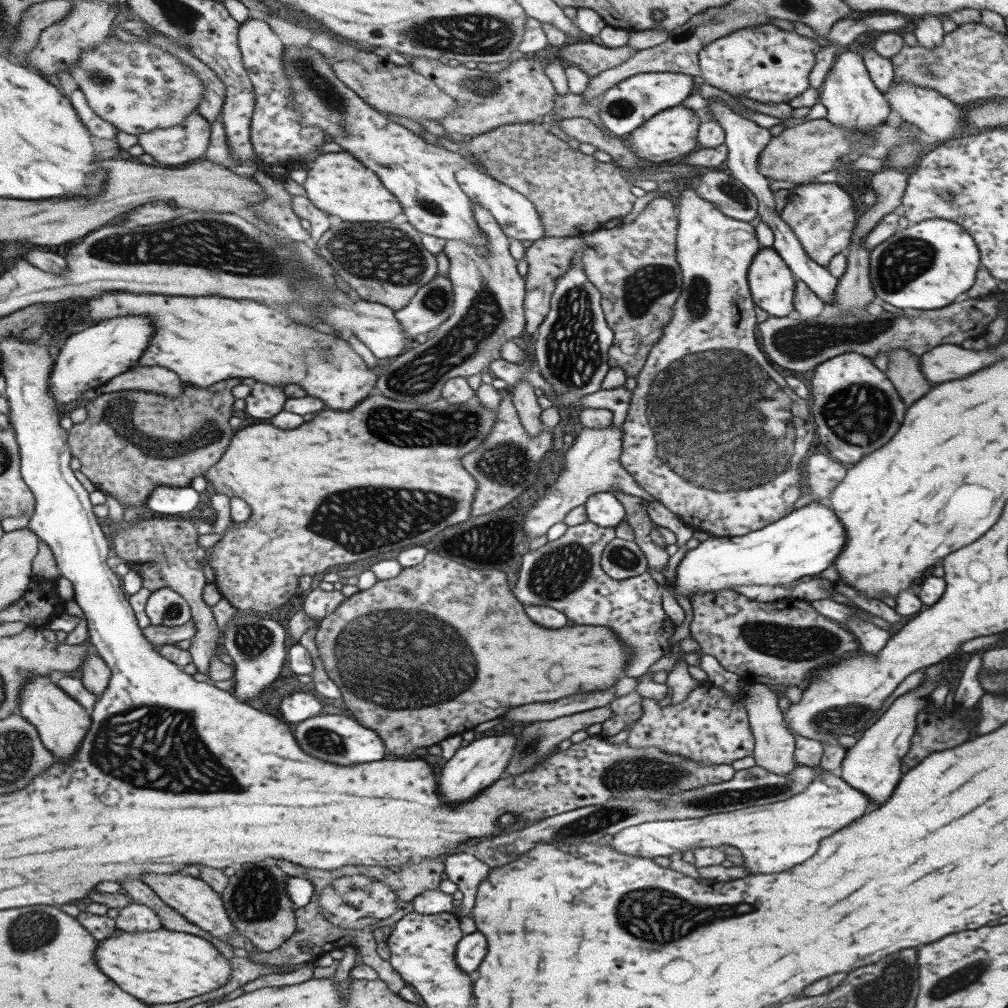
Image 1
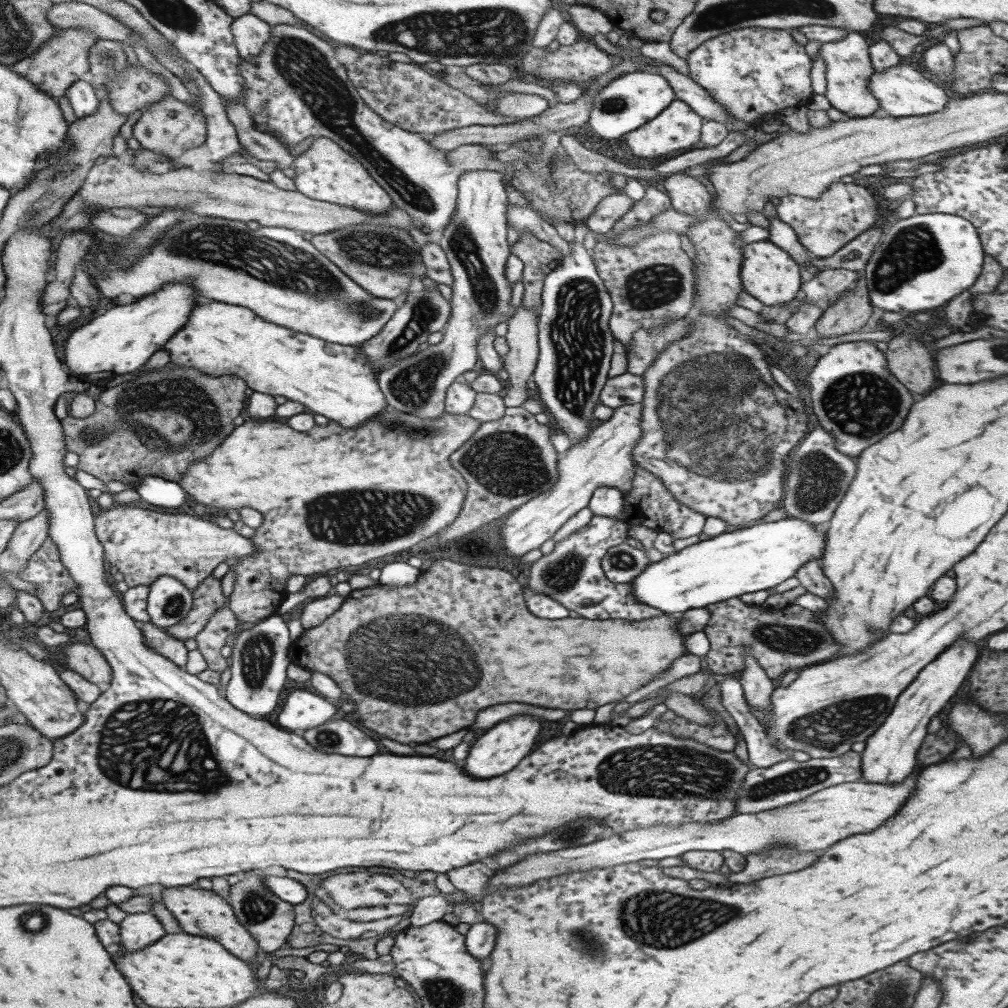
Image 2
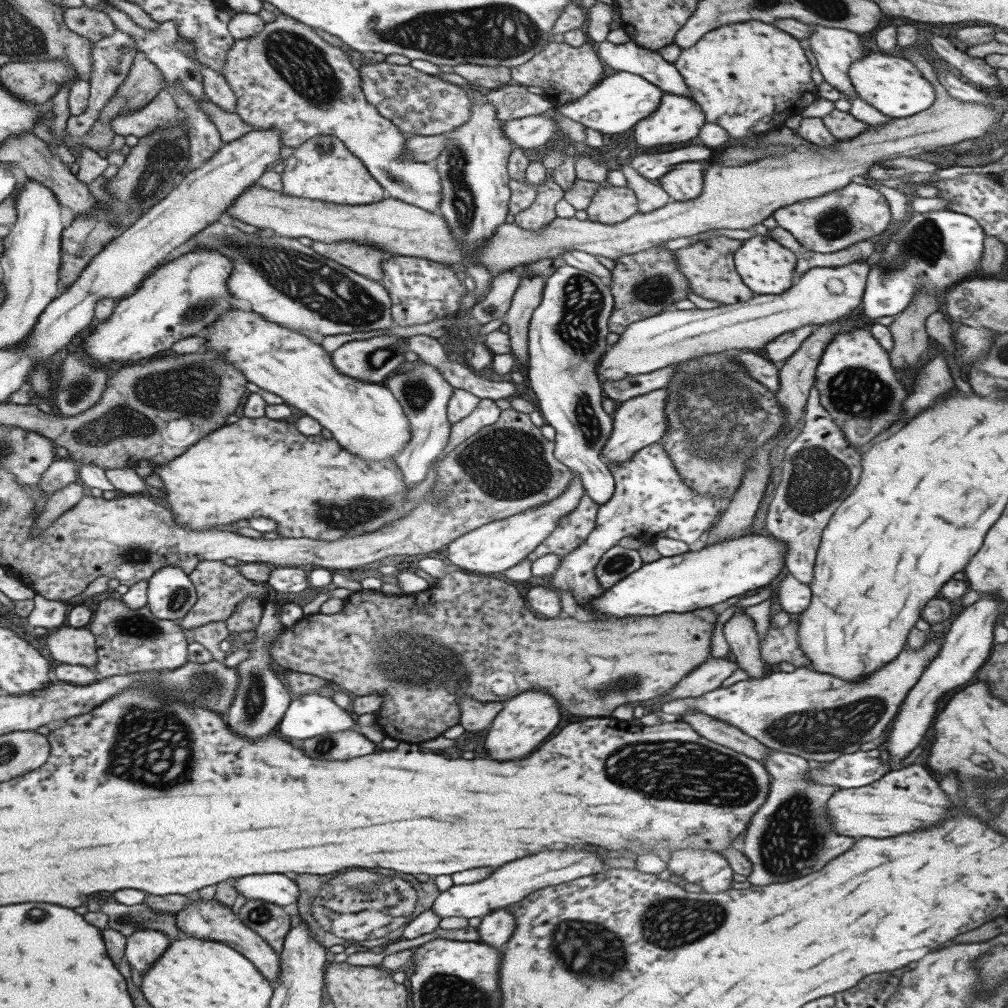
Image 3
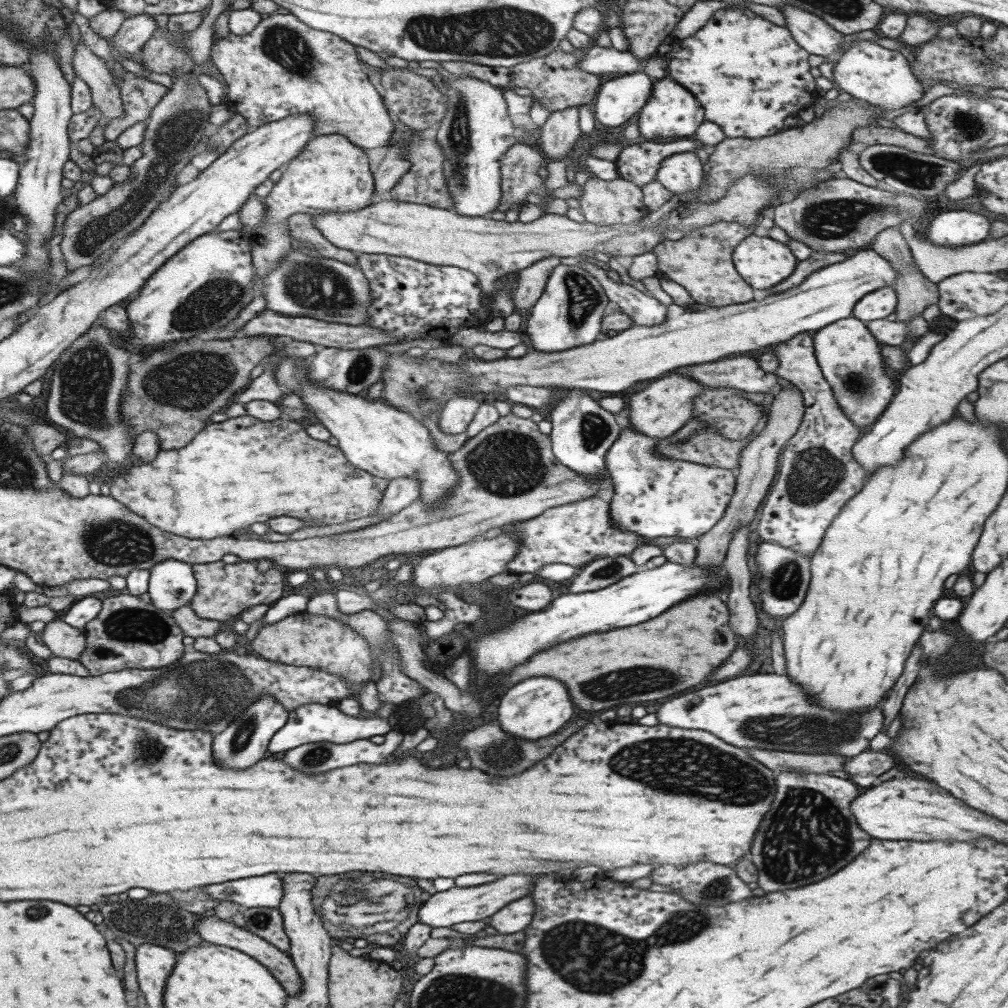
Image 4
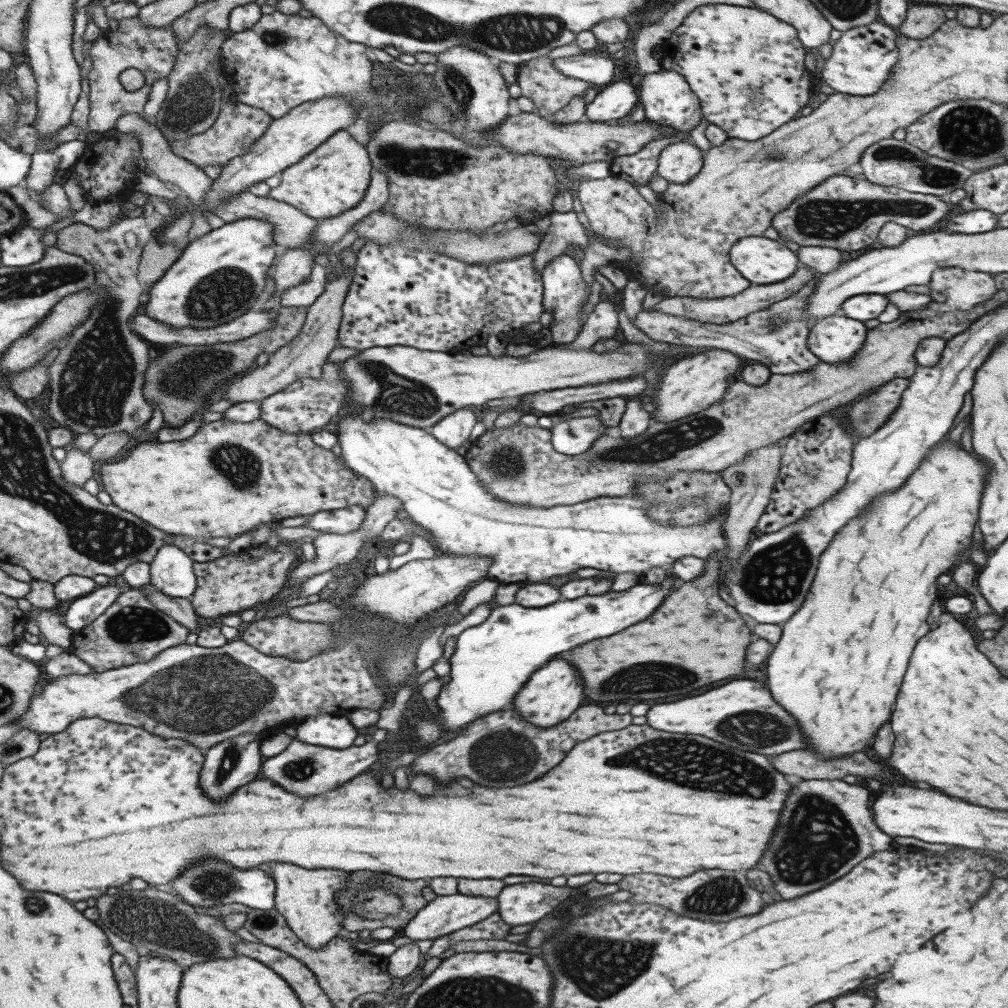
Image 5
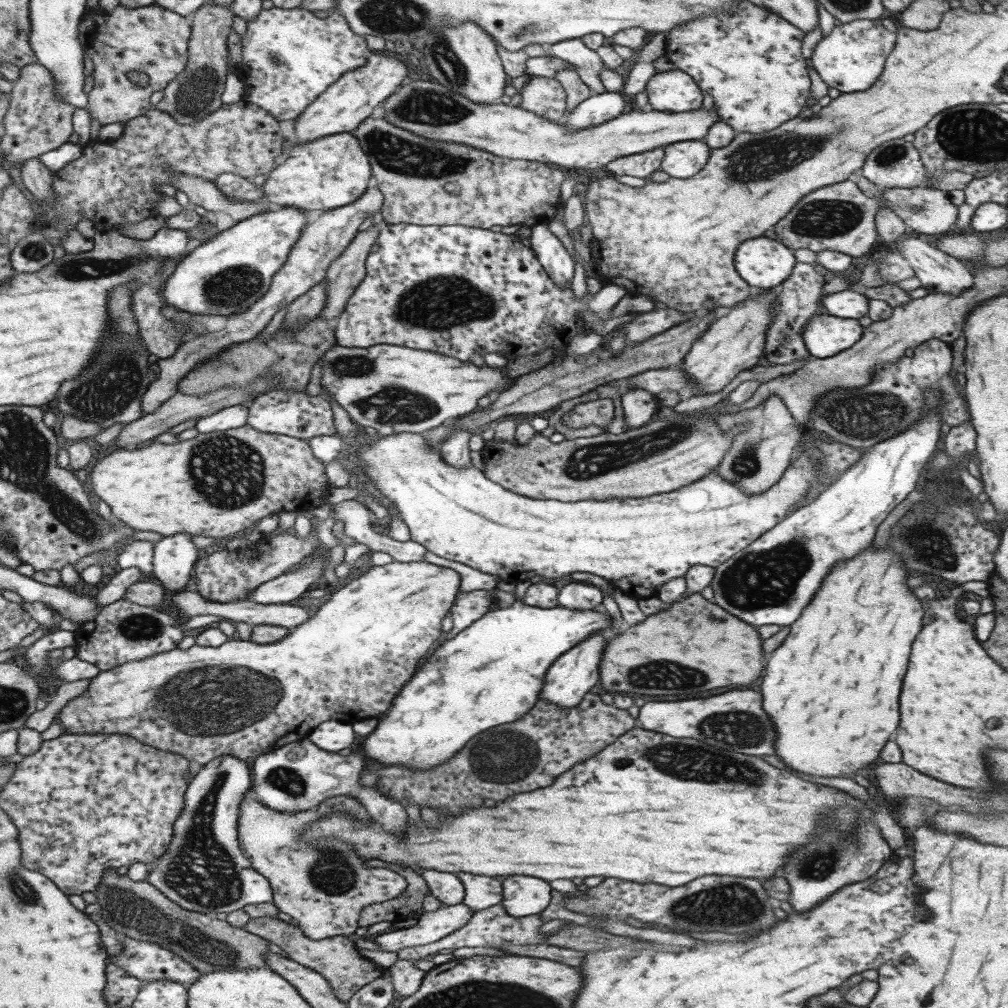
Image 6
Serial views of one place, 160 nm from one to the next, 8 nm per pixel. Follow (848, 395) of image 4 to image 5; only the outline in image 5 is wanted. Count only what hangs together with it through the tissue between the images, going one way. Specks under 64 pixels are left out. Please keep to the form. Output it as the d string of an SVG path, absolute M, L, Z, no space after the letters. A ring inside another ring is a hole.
M840 313L810 324L806 343L819 361L837 364L848 361L863 344L866 326Z

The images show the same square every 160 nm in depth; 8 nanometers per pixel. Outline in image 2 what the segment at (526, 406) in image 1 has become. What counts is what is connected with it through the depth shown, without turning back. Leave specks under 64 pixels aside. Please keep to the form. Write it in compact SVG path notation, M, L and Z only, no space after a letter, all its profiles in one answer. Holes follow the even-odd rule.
M520 305L506 321L504 339L508 344L508 353L502 356L502 366L511 386L501 396L505 407L520 407L528 399L525 382L535 368L538 355L536 316L536 312Z

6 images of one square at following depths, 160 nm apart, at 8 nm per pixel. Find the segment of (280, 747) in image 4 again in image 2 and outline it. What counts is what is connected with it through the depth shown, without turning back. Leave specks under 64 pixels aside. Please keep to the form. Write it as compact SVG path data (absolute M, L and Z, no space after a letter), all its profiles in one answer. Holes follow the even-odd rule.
M295 690L273 714L273 721L280 729L298 734L331 721L335 711L333 702L318 696L318 691Z

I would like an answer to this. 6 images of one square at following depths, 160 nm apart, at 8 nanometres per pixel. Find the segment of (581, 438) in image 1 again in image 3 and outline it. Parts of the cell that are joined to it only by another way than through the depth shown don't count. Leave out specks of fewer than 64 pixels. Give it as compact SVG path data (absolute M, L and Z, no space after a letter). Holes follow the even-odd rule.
M660 388L639 396L628 398L616 405L612 417L612 429L603 449L599 451L599 457L606 464L618 465L631 458L641 448L648 444L657 443L664 437L667 430L667 417L663 407L667 400L667 389ZM576 472L573 474L574 477L567 488L553 500L528 508L503 520L484 524L446 544L445 560L449 560L448 567L477 575L489 575L493 572L503 572L521 562L555 528L557 521L578 505L578 500L583 496L581 495L583 488Z

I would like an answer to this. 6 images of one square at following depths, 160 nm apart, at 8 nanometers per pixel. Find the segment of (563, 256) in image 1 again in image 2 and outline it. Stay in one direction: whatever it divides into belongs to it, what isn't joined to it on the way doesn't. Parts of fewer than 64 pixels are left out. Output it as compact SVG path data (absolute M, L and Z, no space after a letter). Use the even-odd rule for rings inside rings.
M519 234L519 240L510 246L510 254L522 260L523 295L521 306L538 312L541 308L540 292L545 275L551 272L561 261L557 249L549 243L537 240L529 234Z

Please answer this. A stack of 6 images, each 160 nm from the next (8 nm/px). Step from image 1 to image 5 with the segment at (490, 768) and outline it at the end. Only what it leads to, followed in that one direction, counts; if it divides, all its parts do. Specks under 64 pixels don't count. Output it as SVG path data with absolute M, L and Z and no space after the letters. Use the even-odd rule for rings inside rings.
M552 659L531 674L529 681L523 685L523 689L515 695L511 709L517 712L525 722L545 728L555 726L569 718L580 706L583 697L583 680L579 672L567 660Z

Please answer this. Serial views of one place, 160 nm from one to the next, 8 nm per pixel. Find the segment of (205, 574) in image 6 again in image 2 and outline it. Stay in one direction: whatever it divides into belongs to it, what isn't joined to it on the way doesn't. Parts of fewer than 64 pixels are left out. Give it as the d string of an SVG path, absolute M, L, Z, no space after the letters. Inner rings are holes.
M210 573L194 588L192 605L185 618L164 628L173 638L180 641L192 639L200 630L203 630L209 617L216 610L223 608L225 596L221 593L219 581Z

